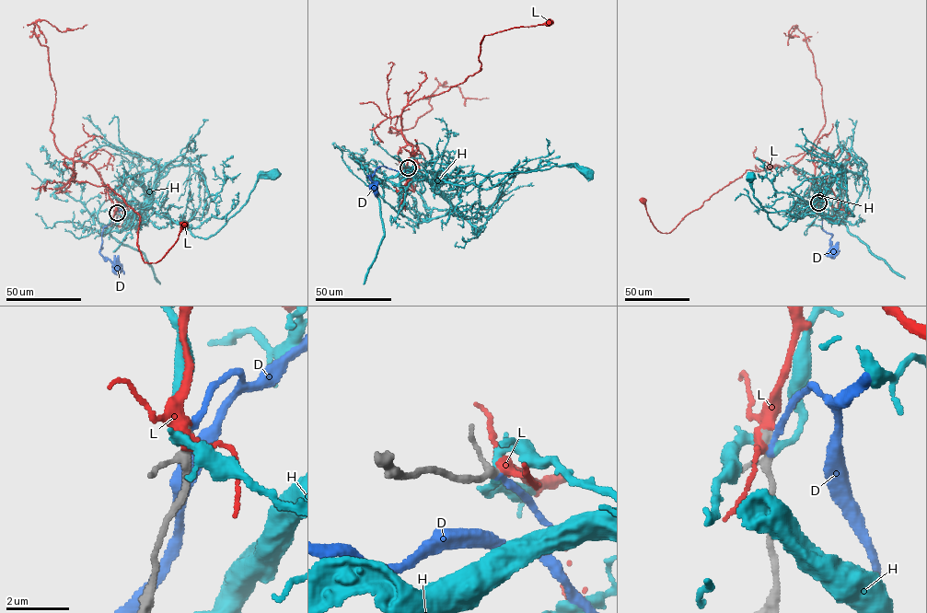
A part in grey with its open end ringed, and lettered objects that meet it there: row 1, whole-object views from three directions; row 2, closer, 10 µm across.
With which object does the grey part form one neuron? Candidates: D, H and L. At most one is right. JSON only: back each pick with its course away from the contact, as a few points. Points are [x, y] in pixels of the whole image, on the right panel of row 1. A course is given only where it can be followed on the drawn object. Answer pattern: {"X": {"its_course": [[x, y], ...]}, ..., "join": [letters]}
{"L": {"its_course": [[818, 202], [815, 156], [807, 153], [787, 167], [747, 169], [667, 233], [654, 226], [643, 201]]}, "join": ["L"]}

